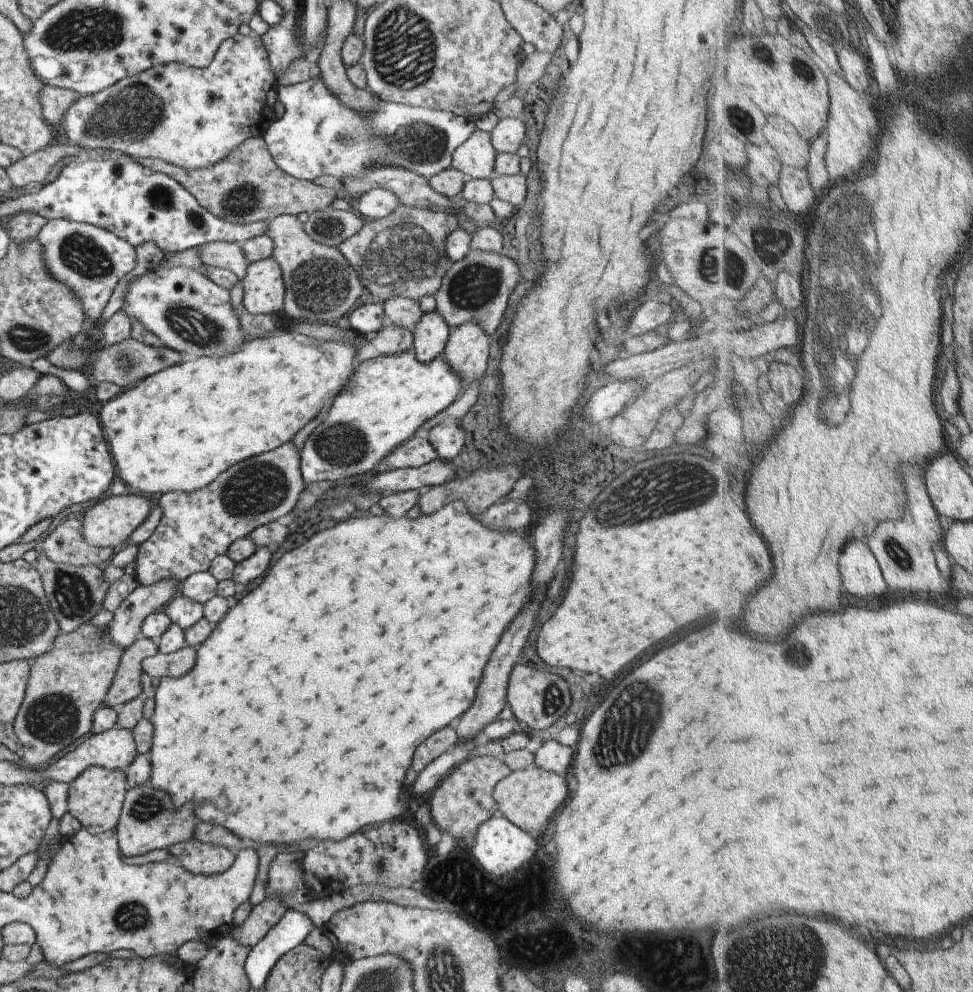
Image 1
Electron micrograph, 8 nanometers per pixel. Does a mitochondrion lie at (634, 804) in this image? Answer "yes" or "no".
no

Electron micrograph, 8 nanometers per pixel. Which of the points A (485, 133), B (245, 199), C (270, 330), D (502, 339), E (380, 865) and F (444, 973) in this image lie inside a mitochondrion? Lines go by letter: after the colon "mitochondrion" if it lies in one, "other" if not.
A: other
B: mitochondrion
C: other
D: other
E: other
F: mitochondrion

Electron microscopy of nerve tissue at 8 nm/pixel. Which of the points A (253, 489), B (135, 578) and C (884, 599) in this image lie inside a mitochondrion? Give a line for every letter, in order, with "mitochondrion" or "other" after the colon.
A: mitochondrion
B: other
C: other

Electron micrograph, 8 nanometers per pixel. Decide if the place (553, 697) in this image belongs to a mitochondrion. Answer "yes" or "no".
yes

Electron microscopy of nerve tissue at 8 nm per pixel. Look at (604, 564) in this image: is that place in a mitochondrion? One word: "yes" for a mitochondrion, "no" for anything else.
no

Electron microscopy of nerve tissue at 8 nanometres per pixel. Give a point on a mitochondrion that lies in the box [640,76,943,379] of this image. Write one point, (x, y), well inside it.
(847, 277)

